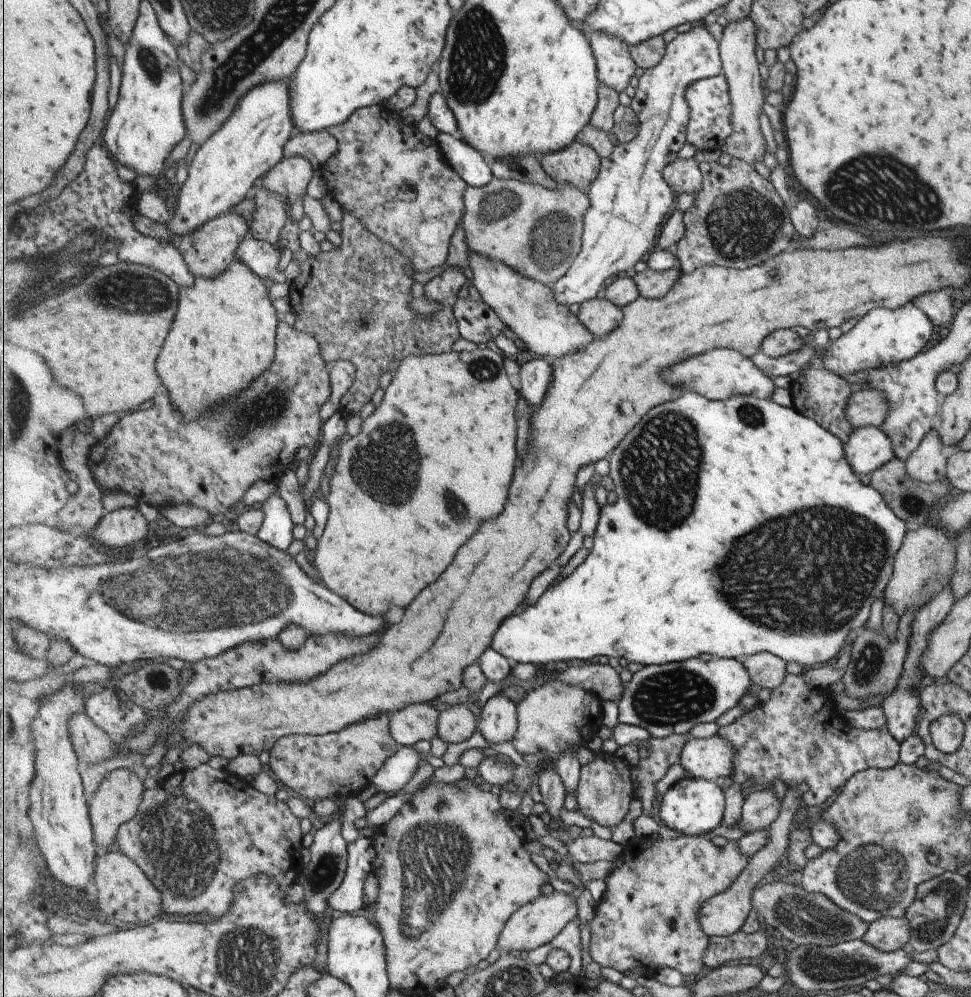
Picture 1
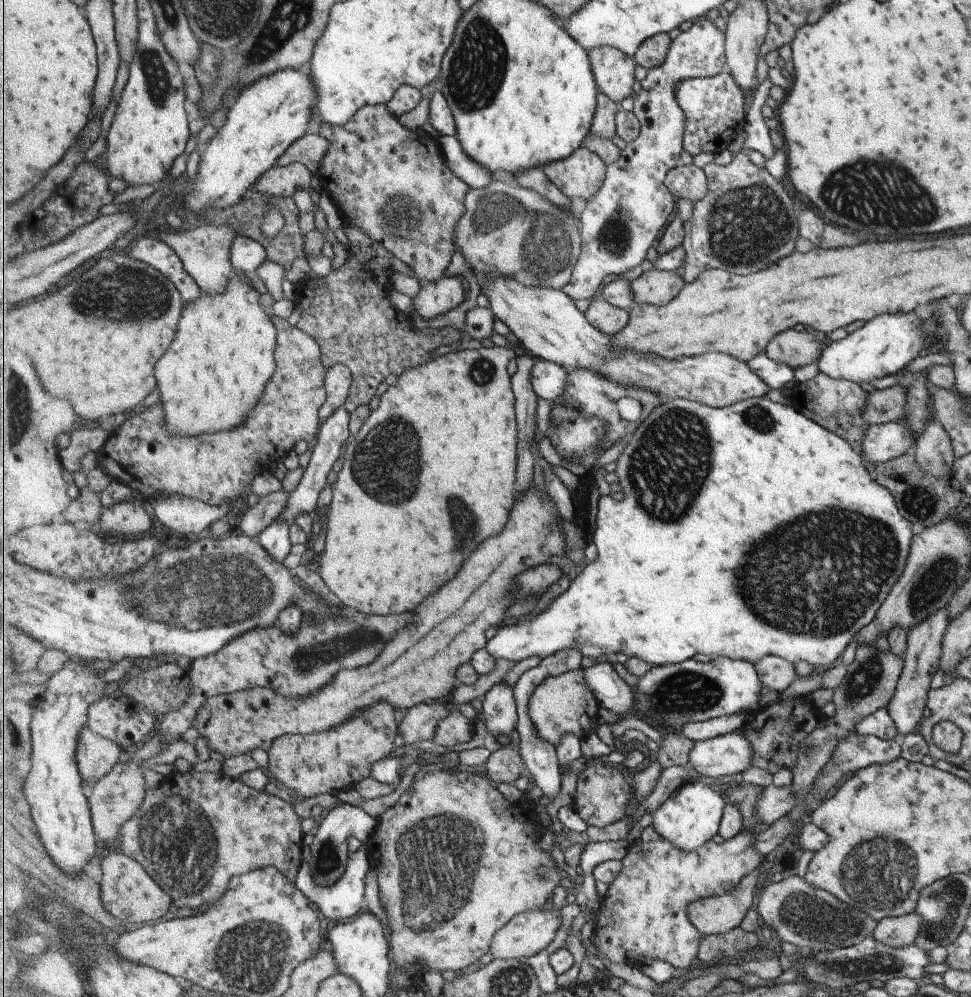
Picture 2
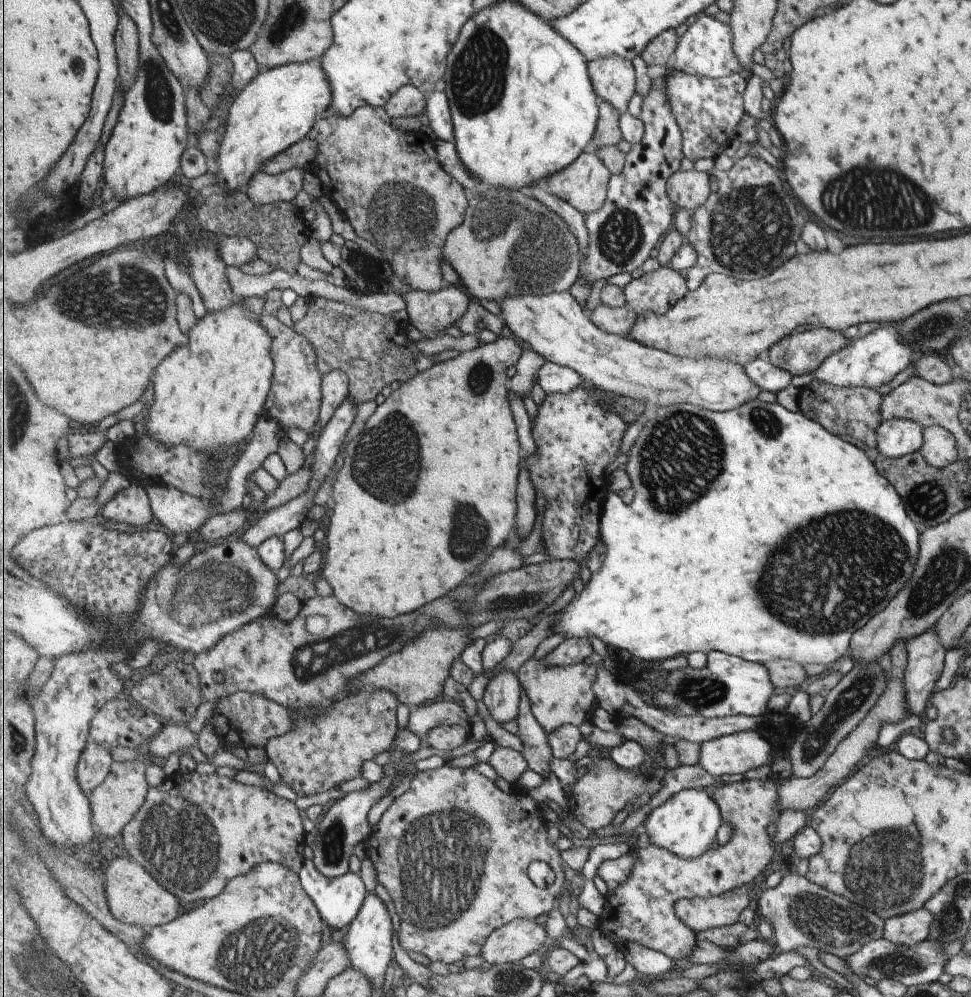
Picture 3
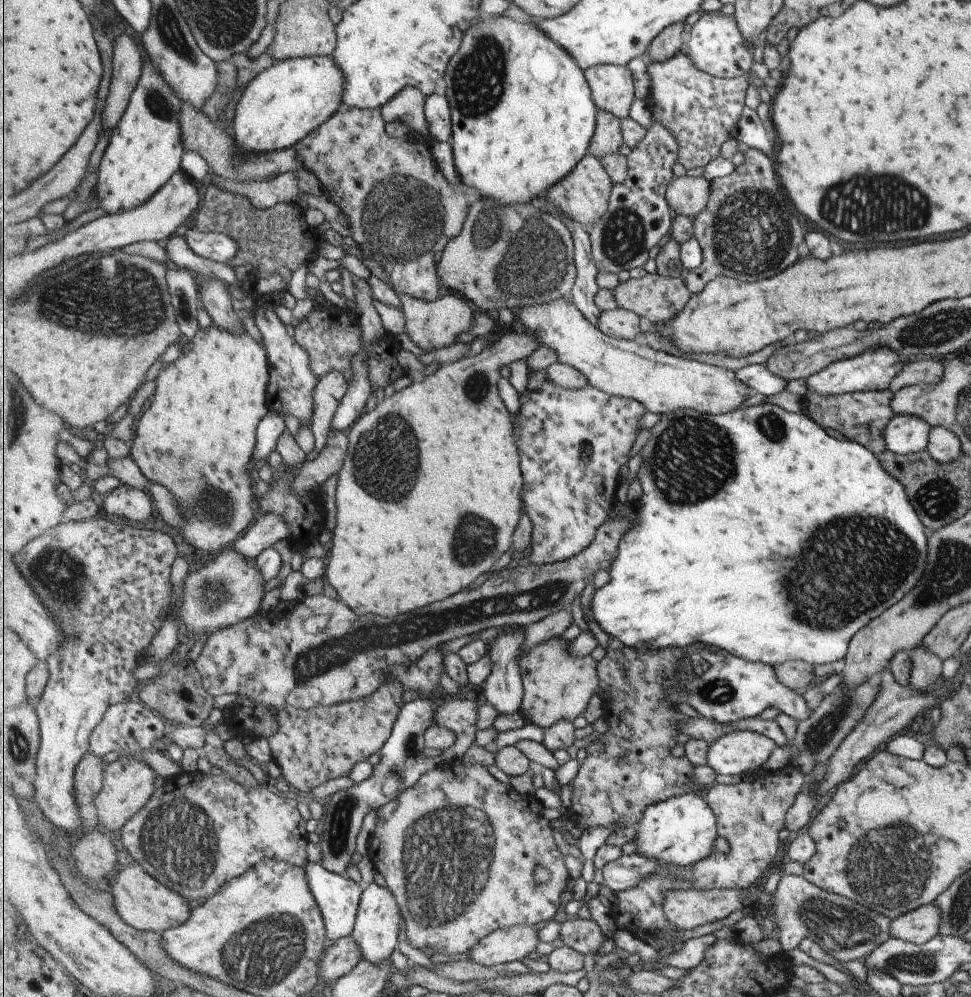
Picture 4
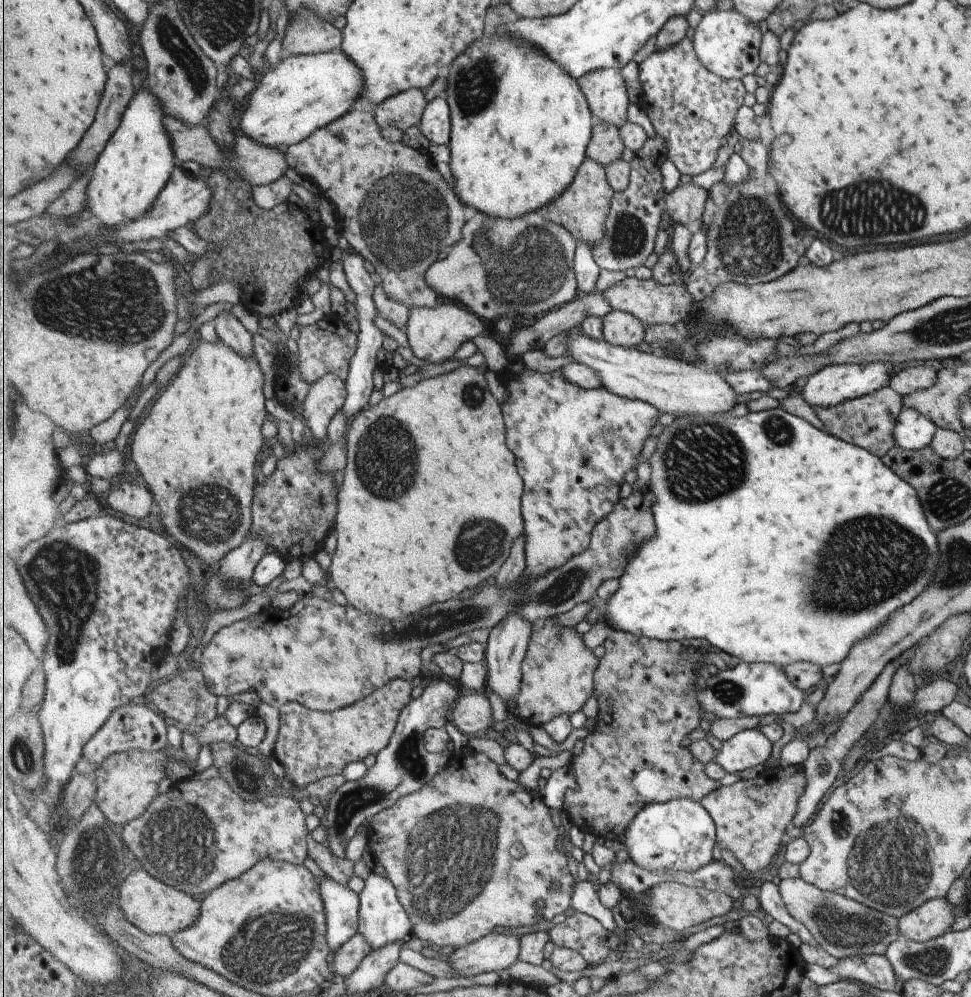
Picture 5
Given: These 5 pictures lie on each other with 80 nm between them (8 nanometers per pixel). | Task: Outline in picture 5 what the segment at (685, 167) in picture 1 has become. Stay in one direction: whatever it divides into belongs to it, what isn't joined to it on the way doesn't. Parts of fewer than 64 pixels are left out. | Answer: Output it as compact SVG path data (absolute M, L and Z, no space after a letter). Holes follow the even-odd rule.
M685 183L666 196L667 213L672 224L694 229L702 222L710 191Z

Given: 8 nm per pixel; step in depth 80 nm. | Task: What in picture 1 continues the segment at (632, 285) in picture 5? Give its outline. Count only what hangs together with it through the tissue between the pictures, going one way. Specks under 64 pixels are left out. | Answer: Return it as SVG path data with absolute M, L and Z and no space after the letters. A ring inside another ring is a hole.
M676 266L666 271L656 271L647 268L633 277L639 289L640 296L646 299L662 299L673 290L673 286L682 277L682 270Z

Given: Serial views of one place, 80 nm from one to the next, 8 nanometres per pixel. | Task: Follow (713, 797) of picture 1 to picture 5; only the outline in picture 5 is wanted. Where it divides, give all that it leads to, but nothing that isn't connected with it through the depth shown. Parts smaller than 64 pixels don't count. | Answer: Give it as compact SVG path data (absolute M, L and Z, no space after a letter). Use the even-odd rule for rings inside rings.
M675 799L666 803L648 804L629 823L623 842L629 858L650 871L692 873L708 867L714 860L715 822L703 804L691 799Z

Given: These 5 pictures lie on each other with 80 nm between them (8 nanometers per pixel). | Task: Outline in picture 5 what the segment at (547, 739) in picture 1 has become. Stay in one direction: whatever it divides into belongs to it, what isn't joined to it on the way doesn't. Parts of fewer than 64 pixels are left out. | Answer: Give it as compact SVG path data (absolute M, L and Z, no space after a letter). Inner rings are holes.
M559 618L537 619L532 640L524 660L520 693L514 700L512 716L531 725L545 725L561 713L570 715L596 694L596 670L600 658L586 645L584 634L575 627L559 624Z

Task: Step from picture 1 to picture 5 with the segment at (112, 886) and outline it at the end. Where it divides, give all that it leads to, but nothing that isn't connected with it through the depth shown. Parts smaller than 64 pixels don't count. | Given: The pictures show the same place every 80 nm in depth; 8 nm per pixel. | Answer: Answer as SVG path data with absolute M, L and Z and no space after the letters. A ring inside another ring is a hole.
M144 868L131 872L120 886L118 896L120 908L127 918L146 933L154 935L176 935L192 927L200 919L202 902L195 900L191 893L165 884Z

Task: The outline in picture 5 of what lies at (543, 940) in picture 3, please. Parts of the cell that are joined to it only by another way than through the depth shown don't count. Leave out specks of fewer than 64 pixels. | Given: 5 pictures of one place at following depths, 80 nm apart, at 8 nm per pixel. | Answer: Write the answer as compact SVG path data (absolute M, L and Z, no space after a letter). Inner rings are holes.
M489 933L465 948L454 950L446 962L454 969L453 977L477 976L509 968L520 960L520 954L520 936Z

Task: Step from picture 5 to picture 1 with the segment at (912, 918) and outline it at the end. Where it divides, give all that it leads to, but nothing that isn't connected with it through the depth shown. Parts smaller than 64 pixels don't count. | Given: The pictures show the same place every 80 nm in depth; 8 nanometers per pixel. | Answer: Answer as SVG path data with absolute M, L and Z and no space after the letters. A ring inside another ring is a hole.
M879 917L868 924L861 939L877 950L889 952L905 946L909 935L910 926L905 917Z

